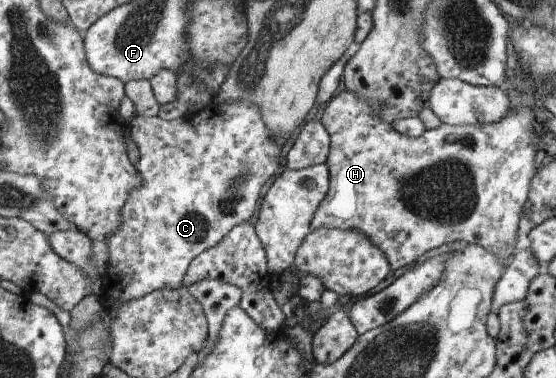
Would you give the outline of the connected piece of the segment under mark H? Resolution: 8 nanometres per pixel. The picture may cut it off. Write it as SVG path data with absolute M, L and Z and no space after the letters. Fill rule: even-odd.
M516 63L514 79L510 81L514 85L521 102L517 105L512 104L510 114L503 117L500 121L491 124L478 124L476 126L453 126L452 124L442 123L439 128L426 130L420 137L413 138L408 135L402 135L392 123L387 122L380 114L363 97L360 97L355 91L342 90L338 95L328 102L321 115L320 121L327 127L328 133L331 135L331 153L327 164L331 171L331 186L327 198L320 204L316 210L312 227L314 230L322 228L340 228L343 230L354 230L362 232L371 238L380 251L383 251L390 260L391 269L400 269L406 265L417 263L422 258L429 256L432 251L450 243L450 241L466 241L468 244L478 244L504 261L506 267L512 253L514 253L514 245L516 245L516 237L518 234L518 221L527 201L531 179L536 174L537 166L534 164L536 145L538 142L539 130L538 124L534 120L532 113L533 104L537 103L537 97L532 95L532 81L528 78L523 70L519 69Z

